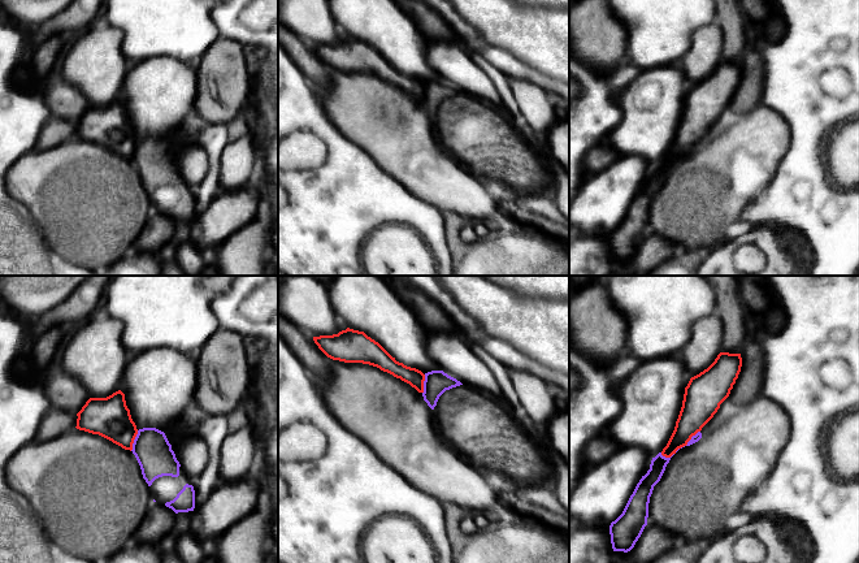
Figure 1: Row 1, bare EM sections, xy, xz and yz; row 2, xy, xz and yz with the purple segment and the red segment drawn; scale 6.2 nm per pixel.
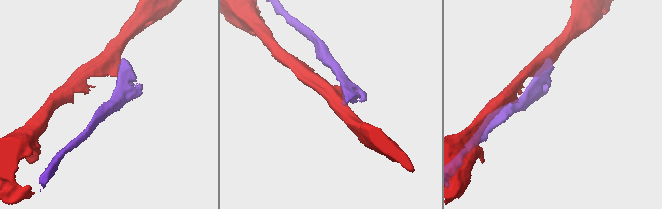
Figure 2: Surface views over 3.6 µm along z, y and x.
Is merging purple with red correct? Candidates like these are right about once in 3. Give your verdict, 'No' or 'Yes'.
No

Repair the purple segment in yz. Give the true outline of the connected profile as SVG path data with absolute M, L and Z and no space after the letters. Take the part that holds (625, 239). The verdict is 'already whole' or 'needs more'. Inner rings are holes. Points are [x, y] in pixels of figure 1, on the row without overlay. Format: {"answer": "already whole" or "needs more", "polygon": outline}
{"answer": "already whole", "polygon": "M659 161L650 178L637 192L622 222L611 231L609 243L613 260L630 260L641 246L648 226L648 212L654 195L660 190L671 166Z"}

